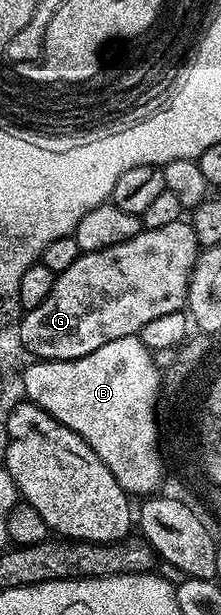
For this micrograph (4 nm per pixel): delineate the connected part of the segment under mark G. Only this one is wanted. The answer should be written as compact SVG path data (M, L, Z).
M187 220L164 224L162 228L152 230L140 229L137 236L121 244L113 244L104 250L80 253L79 258L73 260L69 268L65 268L65 272L55 275L49 296L45 296L45 300L41 300L37 308L26 311L18 319L19 342L31 356L52 362L77 360L81 356L89 356L89 352L97 352L97 348L101 348L109 340L138 335L139 330L149 324L149 320L157 320L157 316L184 309L191 273L200 253L199 241Z

